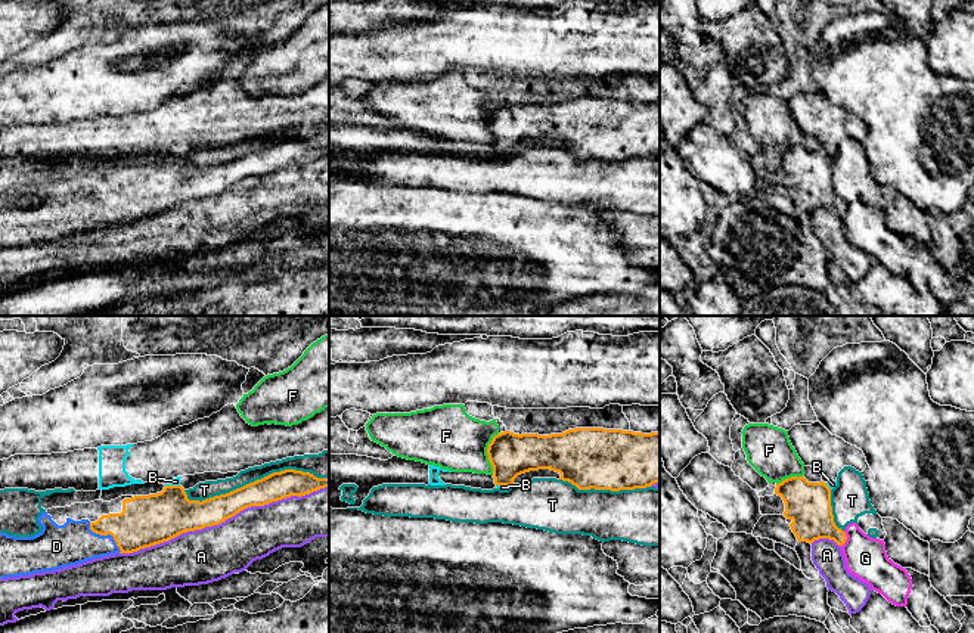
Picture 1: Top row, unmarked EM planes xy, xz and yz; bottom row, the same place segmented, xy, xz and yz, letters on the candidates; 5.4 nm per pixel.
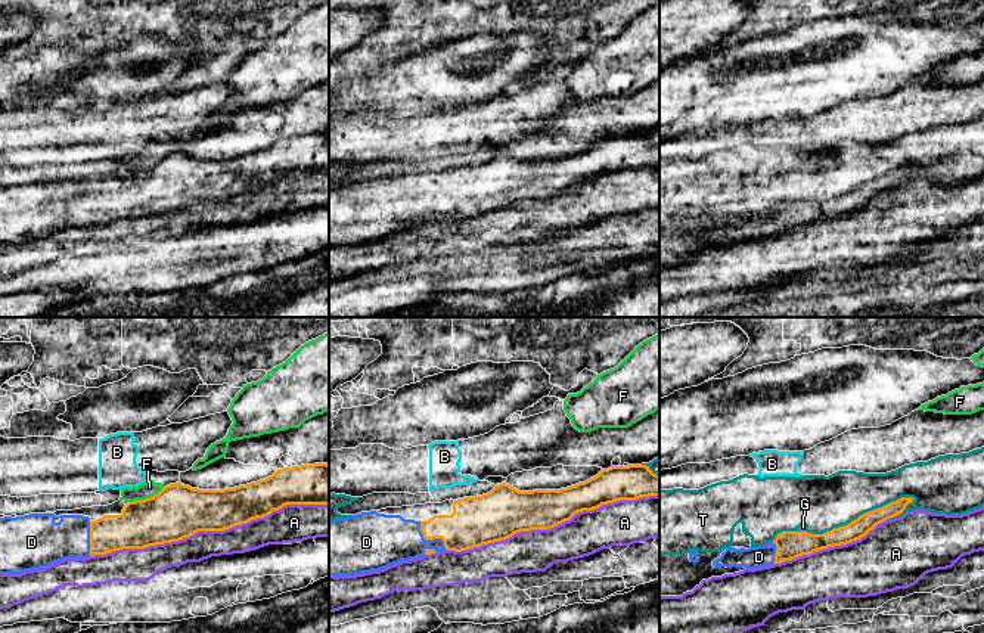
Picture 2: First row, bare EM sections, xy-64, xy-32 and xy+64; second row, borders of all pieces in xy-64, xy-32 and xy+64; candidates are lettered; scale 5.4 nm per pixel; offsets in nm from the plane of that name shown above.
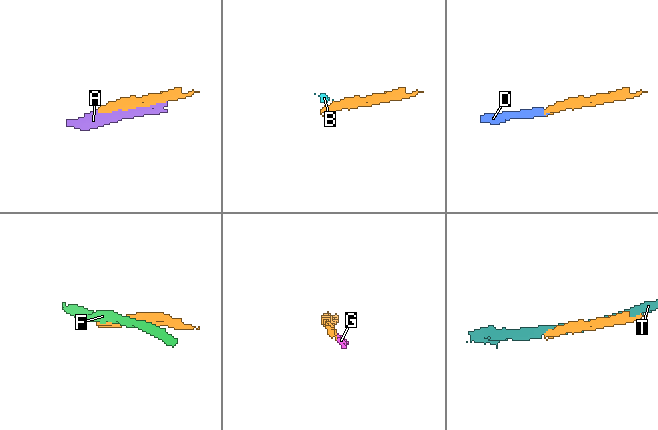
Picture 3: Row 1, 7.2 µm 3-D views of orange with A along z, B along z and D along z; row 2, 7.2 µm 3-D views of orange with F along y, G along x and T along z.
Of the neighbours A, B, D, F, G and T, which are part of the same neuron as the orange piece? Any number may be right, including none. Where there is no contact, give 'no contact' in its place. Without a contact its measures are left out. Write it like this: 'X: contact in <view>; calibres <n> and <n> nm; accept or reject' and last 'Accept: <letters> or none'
A: contact in xy; calibres 200 and 300 nm; reject
B: contact in xy; calibres 280 and 50 nm; reject
D: contact in xy; calibres 280 and 220 nm; accept
F: contact in xz; calibres 240 and 340 nm; reject
G: contact in yz; calibres 220 and 220 nm; reject
T: contact in xy; calibres 150 and 90 nm; reject
Accept: D

